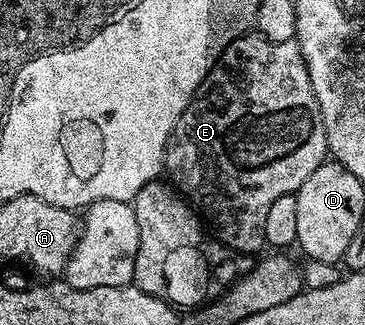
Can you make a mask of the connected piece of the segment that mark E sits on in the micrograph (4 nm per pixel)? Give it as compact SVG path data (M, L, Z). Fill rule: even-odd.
M248 33L238 35L219 54L219 60L209 69L205 81L201 81L201 85L197 89L195 96L189 101L185 113L181 113L177 125L171 130L171 135L167 139L165 175L177 188L178 194L185 197L192 208L202 216L206 226L217 236L218 242L225 247L231 248L236 253L242 253L251 257L254 256L254 251L261 250L267 243L267 238L265 237L265 216L269 213L269 208L273 205L273 201L277 201L277 197L294 195L296 191L299 191L301 185L305 185L305 181L309 181L313 169L320 167L328 158L328 155L327 130L323 124L321 109L317 105L317 97L313 93L313 85L309 81L309 69L305 65L305 57L301 53L298 42L295 39L290 39L289 41L269 41L269 37L264 35Z

